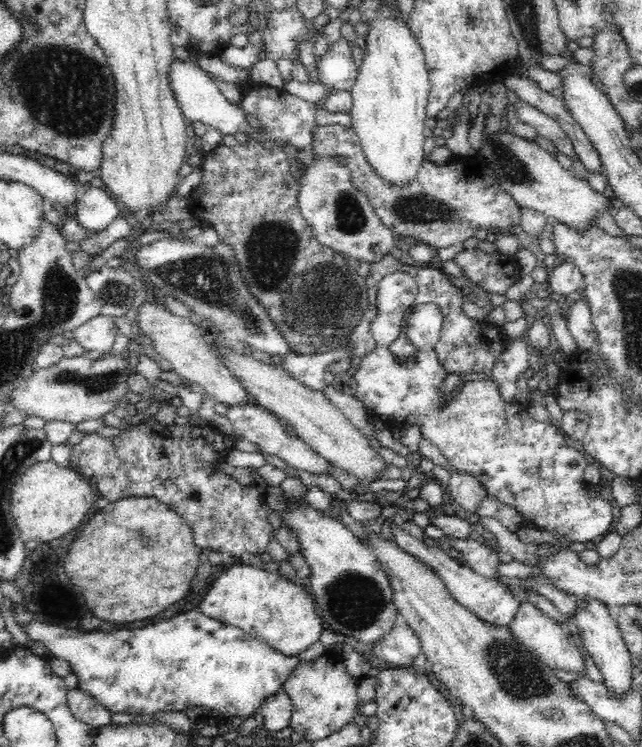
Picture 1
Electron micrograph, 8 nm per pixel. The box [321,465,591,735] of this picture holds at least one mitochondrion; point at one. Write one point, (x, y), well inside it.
(517, 674)

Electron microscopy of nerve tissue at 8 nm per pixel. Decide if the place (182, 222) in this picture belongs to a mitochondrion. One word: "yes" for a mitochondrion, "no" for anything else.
no

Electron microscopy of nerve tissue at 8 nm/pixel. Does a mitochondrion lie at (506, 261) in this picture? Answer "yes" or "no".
no

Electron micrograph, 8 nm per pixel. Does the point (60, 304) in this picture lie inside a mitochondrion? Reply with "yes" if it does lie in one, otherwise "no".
yes

